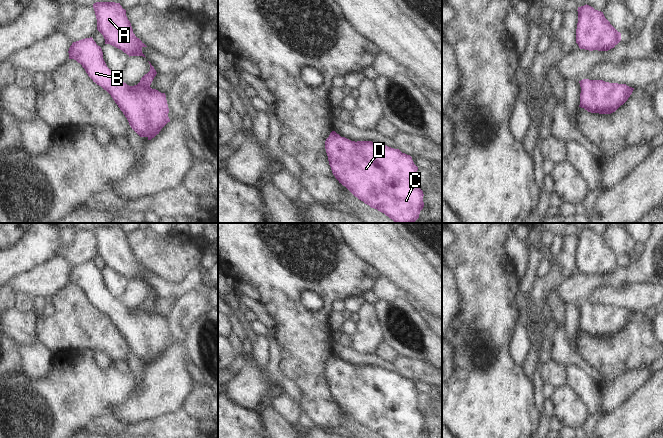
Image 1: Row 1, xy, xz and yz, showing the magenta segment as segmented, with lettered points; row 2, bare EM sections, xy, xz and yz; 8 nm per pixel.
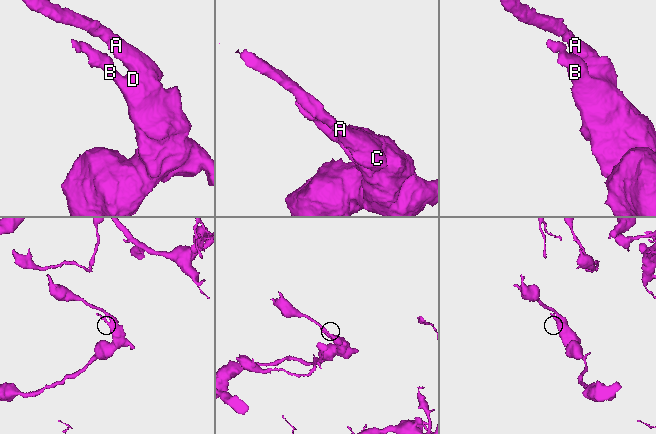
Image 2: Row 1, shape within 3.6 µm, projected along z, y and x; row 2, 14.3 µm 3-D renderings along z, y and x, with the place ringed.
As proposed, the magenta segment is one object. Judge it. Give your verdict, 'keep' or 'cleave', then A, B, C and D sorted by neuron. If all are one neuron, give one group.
keep; groups A B C D

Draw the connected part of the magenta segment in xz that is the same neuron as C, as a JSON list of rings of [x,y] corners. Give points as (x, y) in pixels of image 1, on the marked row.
[[[332,131],[326,139],[325,149],[333,175],[359,200],[384,213],[395,223],[414,223],[419,218],[420,211],[424,207],[424,194],[417,184],[418,167],[410,155],[372,141],[351,141],[335,131]]]

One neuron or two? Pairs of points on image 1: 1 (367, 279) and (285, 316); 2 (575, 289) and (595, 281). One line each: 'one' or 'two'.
1: one
2: one

